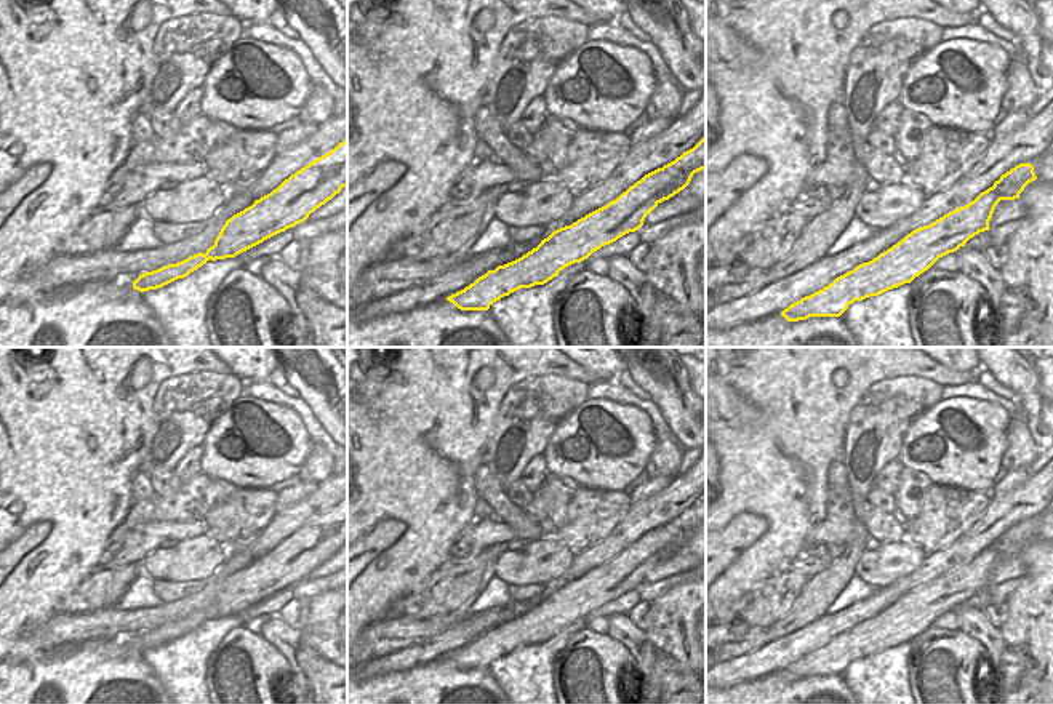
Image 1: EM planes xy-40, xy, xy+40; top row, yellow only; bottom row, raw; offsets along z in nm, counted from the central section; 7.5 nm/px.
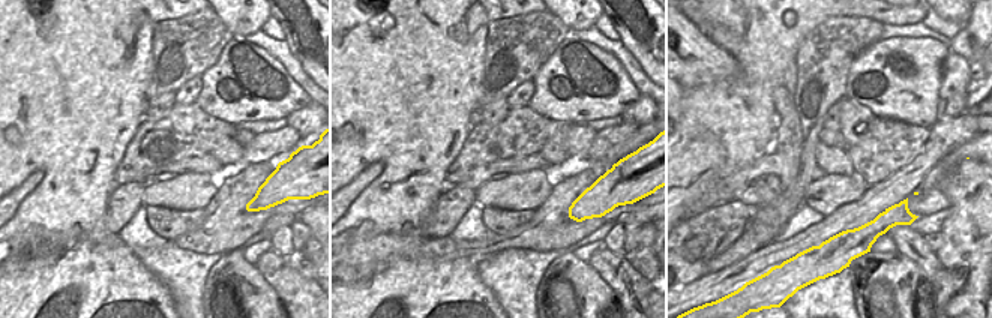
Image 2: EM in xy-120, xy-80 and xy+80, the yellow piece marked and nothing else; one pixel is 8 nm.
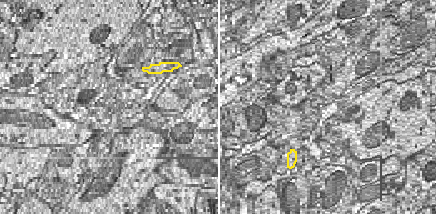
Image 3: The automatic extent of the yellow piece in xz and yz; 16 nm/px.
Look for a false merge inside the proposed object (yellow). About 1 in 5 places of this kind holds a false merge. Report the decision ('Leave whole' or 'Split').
Leave whole

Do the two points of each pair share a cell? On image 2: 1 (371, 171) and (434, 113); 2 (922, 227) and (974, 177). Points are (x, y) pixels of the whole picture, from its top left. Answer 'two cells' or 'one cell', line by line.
1: two cells
2: two cells

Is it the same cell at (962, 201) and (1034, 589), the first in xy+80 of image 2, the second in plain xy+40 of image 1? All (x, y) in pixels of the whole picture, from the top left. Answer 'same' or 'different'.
same

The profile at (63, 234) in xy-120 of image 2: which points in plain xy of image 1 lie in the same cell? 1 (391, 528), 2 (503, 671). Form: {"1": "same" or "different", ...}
{"1": "different", "2": "different"}

